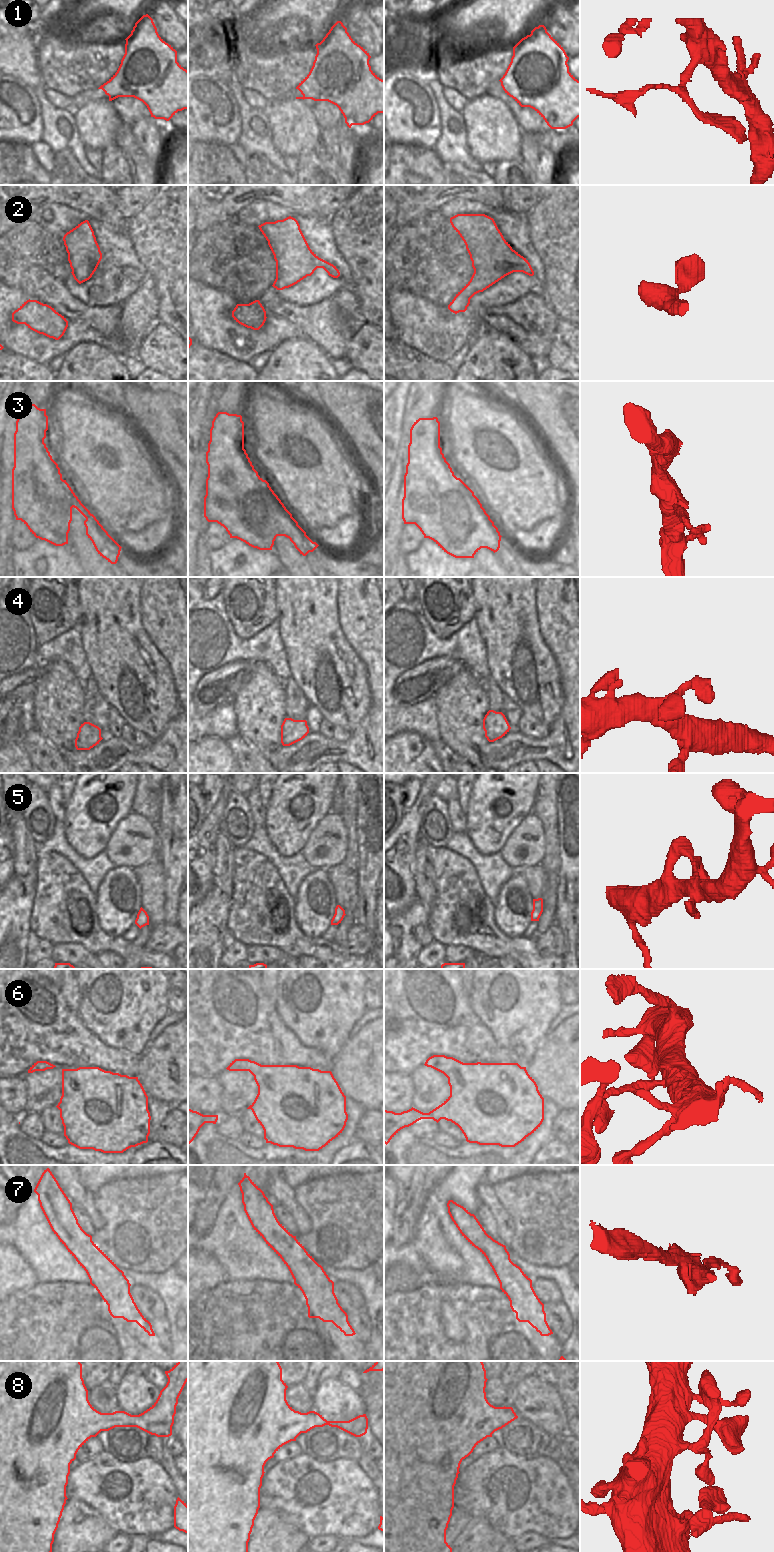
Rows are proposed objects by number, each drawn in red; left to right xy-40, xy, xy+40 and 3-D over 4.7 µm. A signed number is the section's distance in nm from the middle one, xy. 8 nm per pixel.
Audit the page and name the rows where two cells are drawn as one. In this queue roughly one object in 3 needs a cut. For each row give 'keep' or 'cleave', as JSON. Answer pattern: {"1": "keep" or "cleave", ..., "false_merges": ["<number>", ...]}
{"1": "cleave", "2": "cleave", "3": "cleave", "4": "keep", "5": "keep", "6": "keep", "7": "cleave", "8": "keep", "false_merges": ["1", "2", "3", "7"]}

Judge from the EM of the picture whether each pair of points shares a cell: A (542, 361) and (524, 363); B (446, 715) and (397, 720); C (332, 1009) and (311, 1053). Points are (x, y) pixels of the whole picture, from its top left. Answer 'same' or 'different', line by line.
A: different
B: different
C: different

